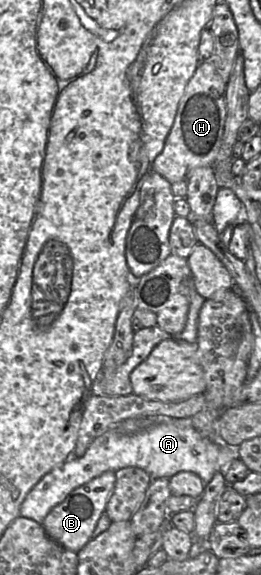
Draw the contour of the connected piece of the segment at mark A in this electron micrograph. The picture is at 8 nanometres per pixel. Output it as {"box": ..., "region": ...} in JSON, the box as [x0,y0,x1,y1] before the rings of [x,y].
{"box":[19,418,238,525],"region":[[[189,418],[156,423],[160,424],[137,434],[127,435],[109,429],[95,438],[83,456],[70,457],[42,477],[22,502],[19,516],[42,525],[47,514],[63,502],[70,492],[106,471],[138,467],[145,470],[152,479],[170,479],[179,472],[188,471],[198,475],[207,484],[216,472],[224,470],[231,461],[238,459],[236,448],[203,437],[194,429]]]}

